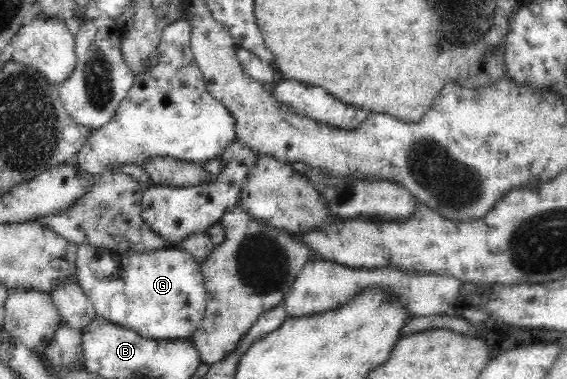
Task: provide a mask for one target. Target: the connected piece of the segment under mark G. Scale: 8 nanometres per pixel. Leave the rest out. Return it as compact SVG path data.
M88 244L77 247L76 278L97 315L154 340L190 340L203 321L205 279L201 265L179 247L116 254Z

